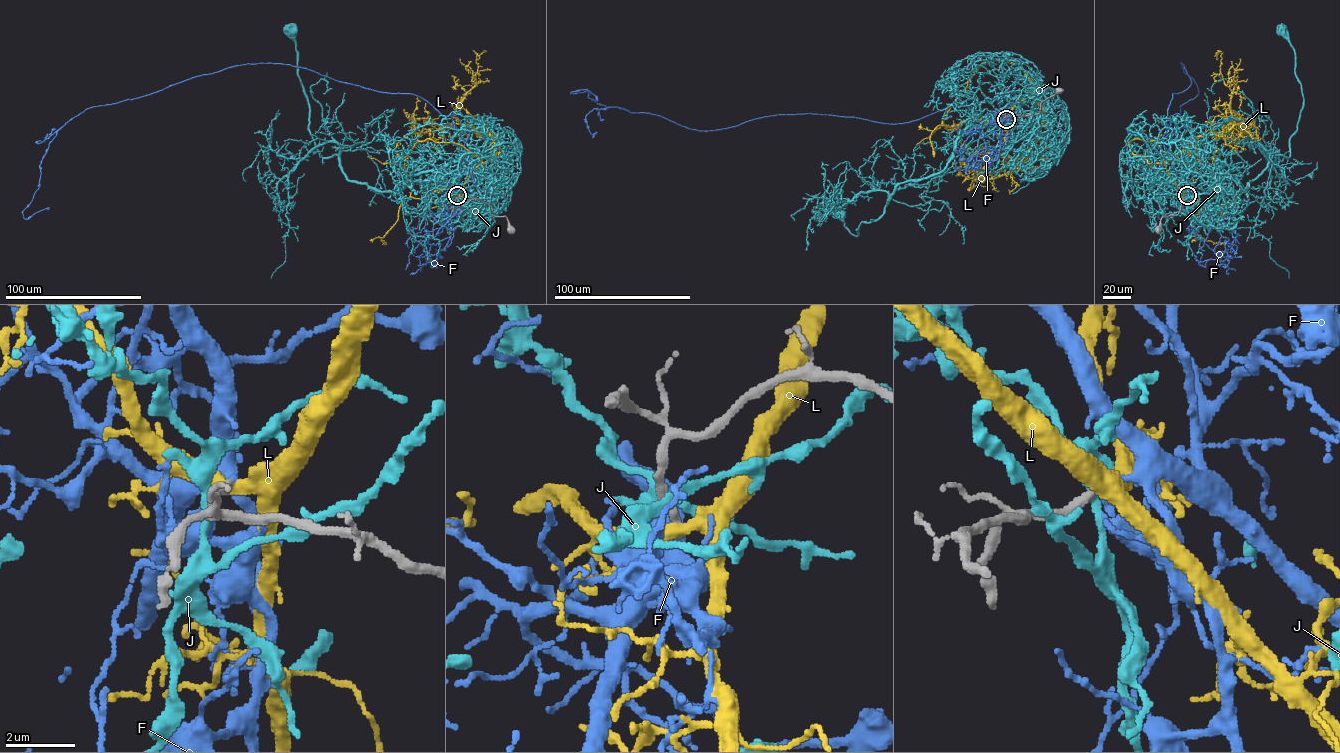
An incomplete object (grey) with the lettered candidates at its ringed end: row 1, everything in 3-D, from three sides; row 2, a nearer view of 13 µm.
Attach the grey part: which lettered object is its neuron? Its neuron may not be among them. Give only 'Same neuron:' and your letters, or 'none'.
Same neuron: F

